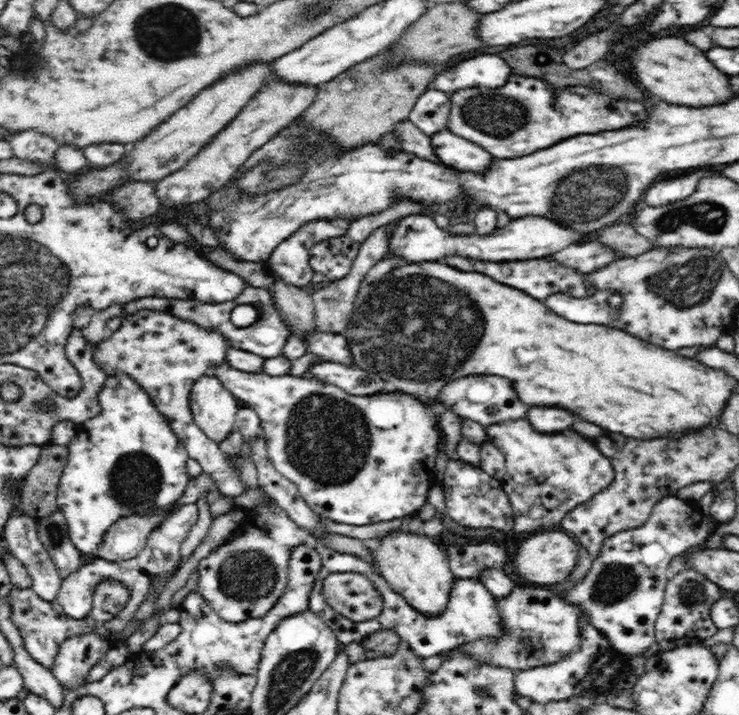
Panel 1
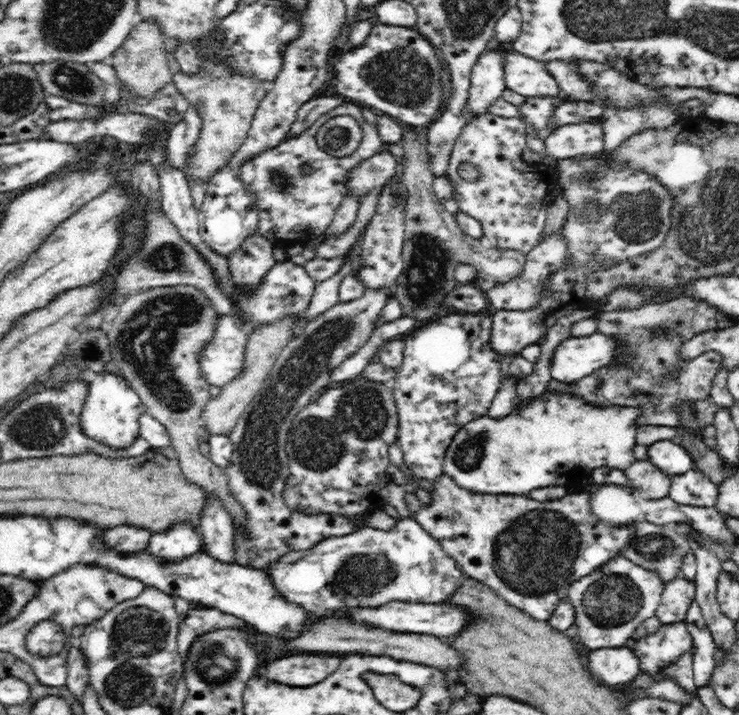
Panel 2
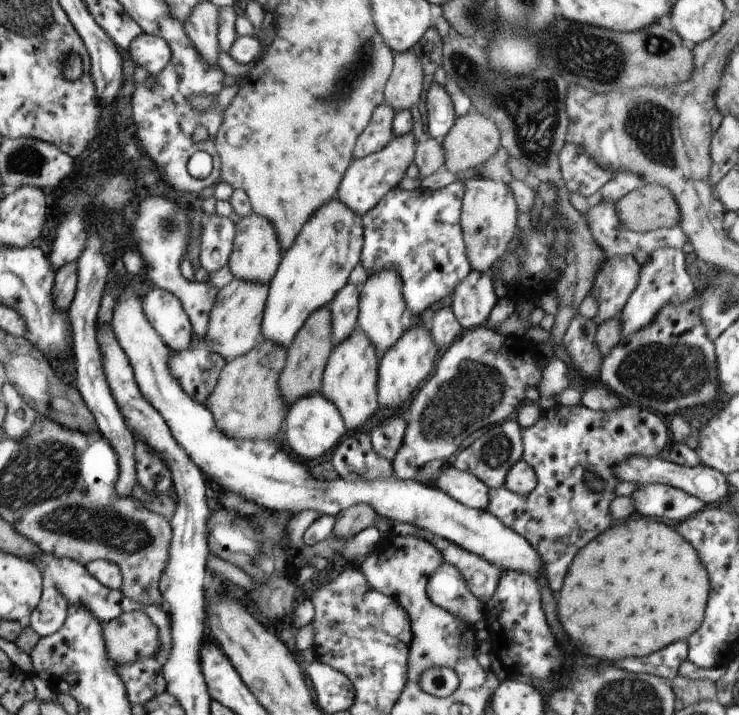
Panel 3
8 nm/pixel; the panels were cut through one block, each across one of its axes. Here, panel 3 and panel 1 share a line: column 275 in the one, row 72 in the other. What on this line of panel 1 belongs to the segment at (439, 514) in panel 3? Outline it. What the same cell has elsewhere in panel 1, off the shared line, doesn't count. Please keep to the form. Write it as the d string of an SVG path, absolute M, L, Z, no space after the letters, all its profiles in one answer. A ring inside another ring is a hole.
M484 54L484 56L458 62L454 68L448 68L446 72L442 72L438 78L432 80L432 88L442 90L446 94L454 94L464 88L496 90L496 88L502 88L510 76L512 72L506 60L494 54Z

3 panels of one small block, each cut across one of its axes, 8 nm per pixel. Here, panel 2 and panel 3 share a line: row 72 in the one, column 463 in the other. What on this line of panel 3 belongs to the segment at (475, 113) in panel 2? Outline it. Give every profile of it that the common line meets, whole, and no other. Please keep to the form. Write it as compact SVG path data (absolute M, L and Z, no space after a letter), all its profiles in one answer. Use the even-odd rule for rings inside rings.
M451 464L441 468L441 474L435 480L435 488L449 494L453 500L461 502L467 508L487 510L489 488L469 472L461 472Z

